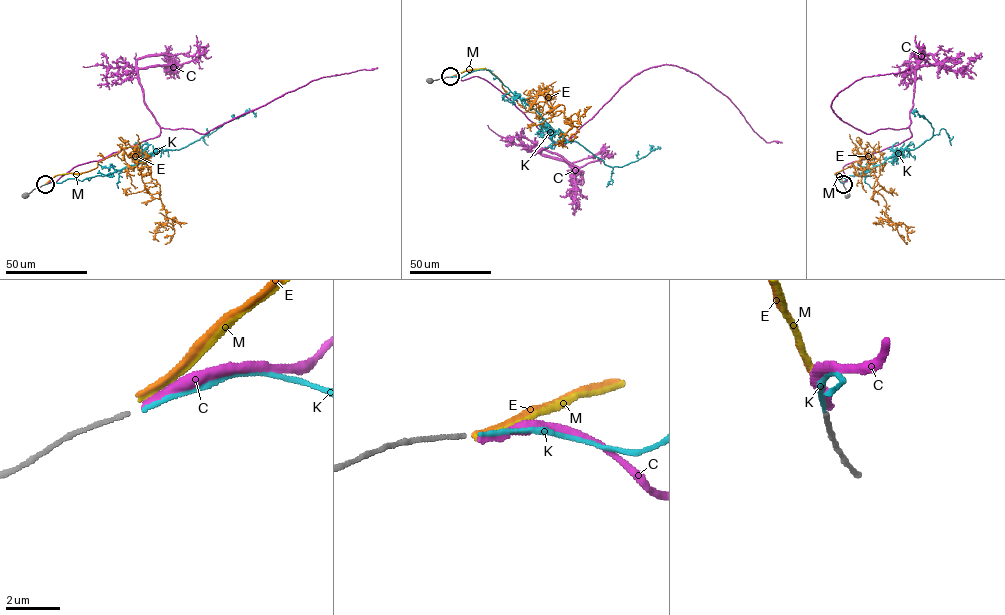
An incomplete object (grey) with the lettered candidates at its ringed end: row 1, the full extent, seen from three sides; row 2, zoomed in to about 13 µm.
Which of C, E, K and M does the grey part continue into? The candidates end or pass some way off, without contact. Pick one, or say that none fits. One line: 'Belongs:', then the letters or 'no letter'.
Belongs: K

